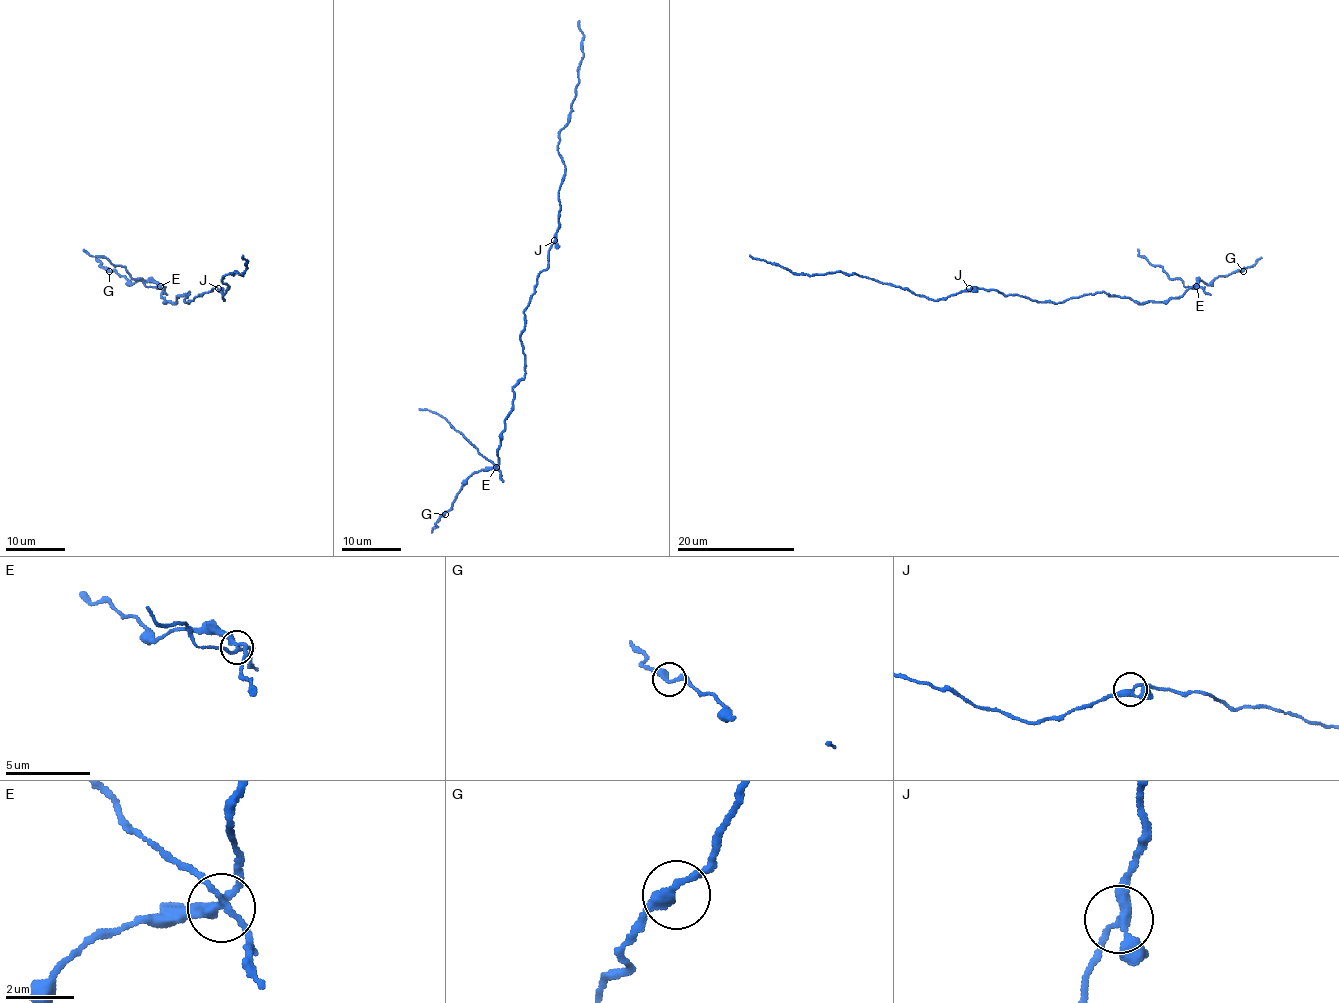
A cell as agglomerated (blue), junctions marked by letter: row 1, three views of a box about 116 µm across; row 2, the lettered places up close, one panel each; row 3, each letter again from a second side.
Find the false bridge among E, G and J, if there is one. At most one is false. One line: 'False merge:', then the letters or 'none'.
False merge: E

